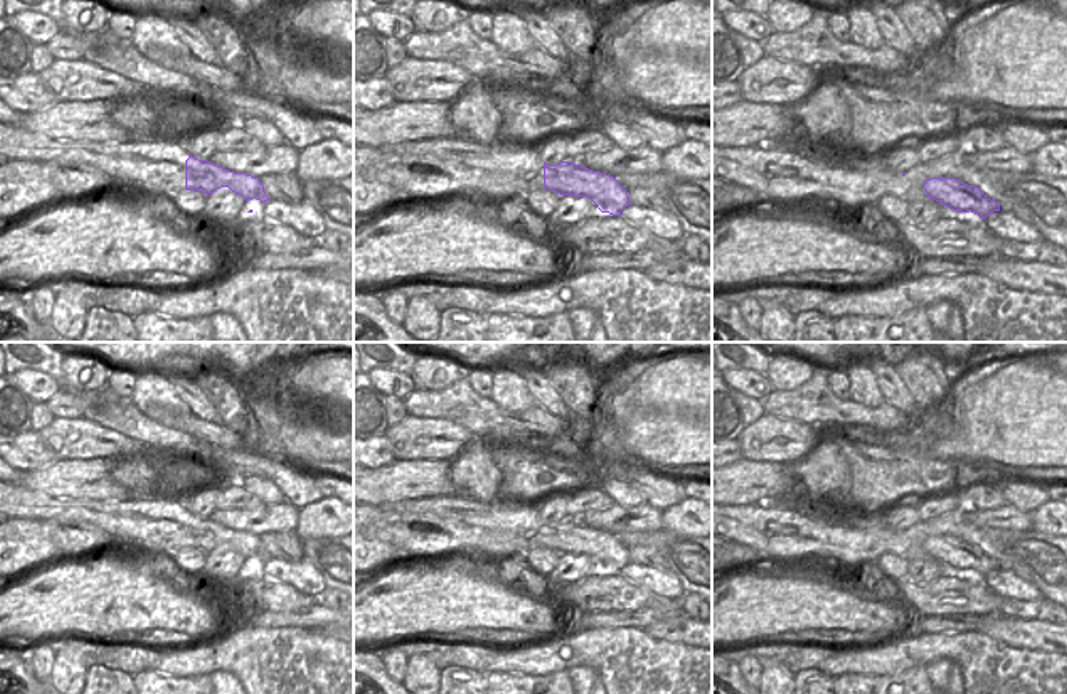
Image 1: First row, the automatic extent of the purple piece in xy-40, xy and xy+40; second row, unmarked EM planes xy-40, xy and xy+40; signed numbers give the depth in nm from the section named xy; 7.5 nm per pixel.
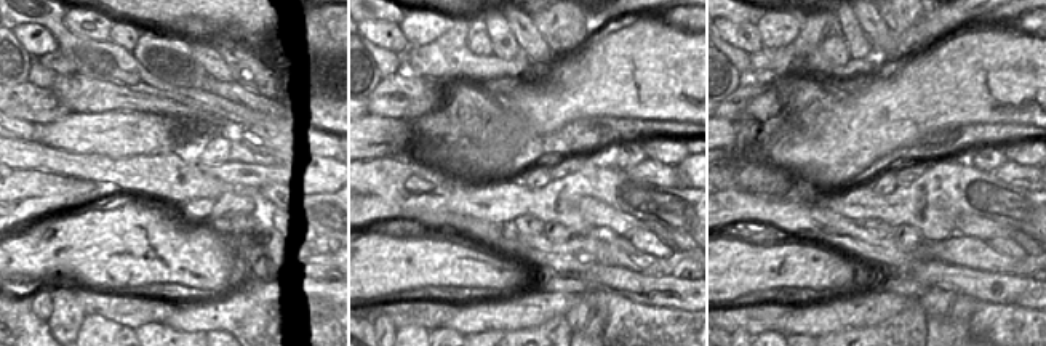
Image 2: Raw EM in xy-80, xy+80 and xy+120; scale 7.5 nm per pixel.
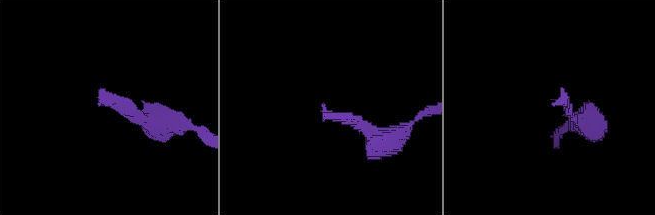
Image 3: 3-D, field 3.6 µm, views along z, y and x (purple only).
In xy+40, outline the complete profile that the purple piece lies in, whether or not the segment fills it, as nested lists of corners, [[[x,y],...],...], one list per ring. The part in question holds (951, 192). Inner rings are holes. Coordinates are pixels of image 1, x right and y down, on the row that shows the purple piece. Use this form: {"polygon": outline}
{"polygon": [[[888,158],[862,162],[857,165],[838,165],[843,171],[851,171],[861,177],[859,213],[872,213],[878,209],[878,201],[891,193],[893,187],[909,181],[912,185],[921,185],[926,195],[941,205],[961,213],[974,213],[985,219],[990,213],[1000,211],[1000,205],[990,200],[977,187],[968,185],[955,177],[928,179],[917,166],[907,173],[894,173],[889,170]]]}

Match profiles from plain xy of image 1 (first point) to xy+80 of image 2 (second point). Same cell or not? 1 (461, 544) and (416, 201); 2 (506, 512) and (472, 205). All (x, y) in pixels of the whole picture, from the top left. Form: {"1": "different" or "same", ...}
{"1": "different", "2": "different"}

